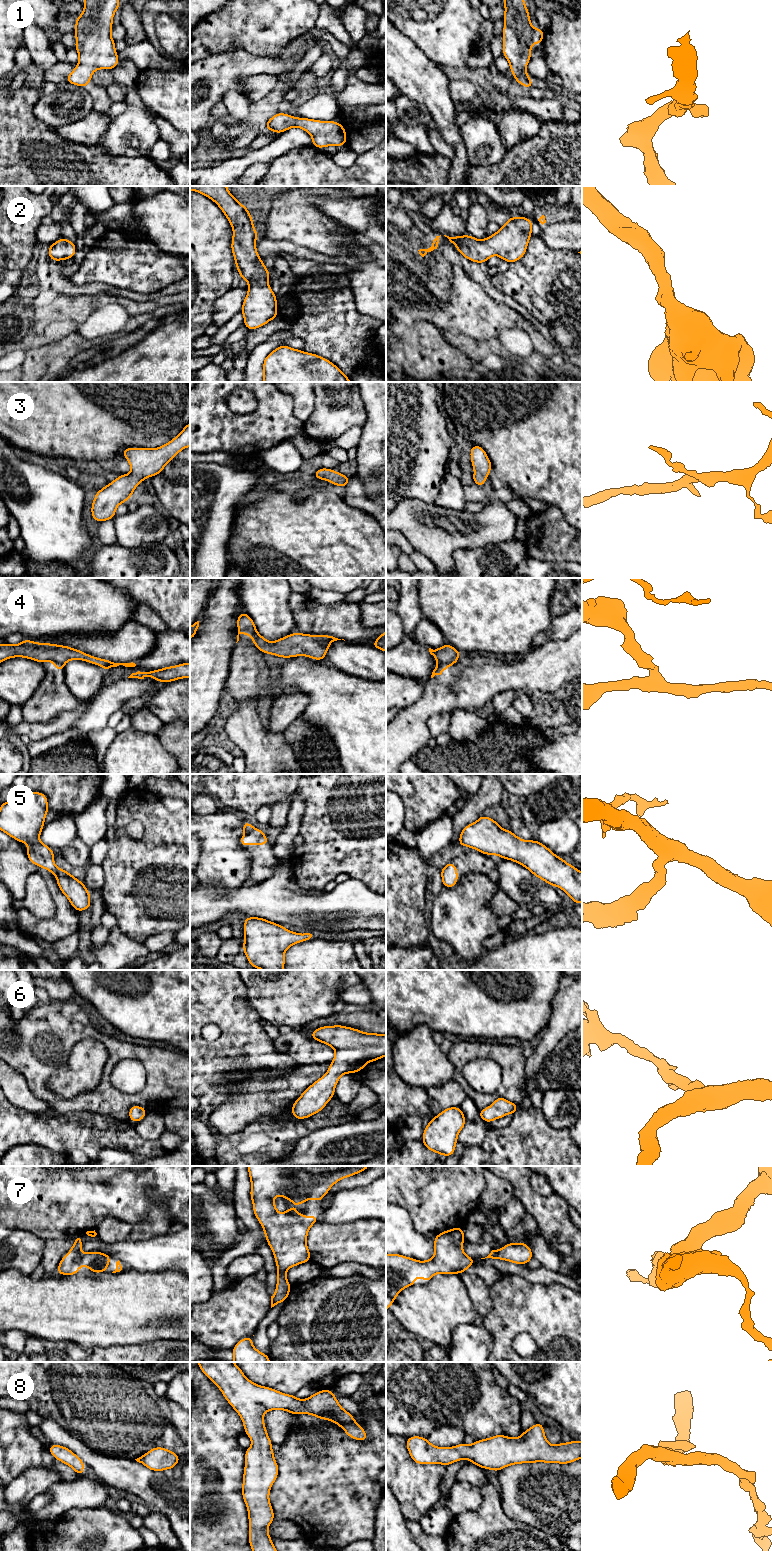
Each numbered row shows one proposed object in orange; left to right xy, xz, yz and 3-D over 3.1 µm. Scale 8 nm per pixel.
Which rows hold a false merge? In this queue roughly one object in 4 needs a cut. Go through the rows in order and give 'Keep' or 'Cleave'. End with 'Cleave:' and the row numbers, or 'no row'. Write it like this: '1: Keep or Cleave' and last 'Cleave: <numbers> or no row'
1: Keep
2: Keep
3: Keep
4: Keep
5: Cleave
6: Keep
7: Keep
8: Keep
Cleave: 5

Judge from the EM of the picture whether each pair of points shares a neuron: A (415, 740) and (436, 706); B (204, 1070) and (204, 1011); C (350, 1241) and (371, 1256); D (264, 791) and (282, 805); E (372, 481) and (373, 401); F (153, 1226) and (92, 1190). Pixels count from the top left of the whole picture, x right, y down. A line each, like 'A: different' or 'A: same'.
A: same
B: same
C: same
D: different
E: same
F: different

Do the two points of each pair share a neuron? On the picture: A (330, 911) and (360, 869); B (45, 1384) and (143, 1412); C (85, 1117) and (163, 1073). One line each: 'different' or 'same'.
A: different
B: same
C: different

